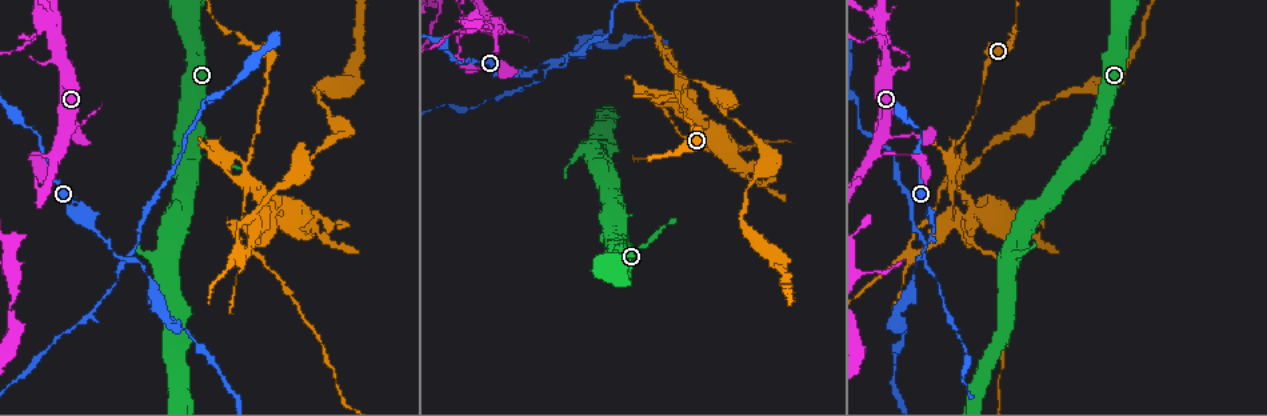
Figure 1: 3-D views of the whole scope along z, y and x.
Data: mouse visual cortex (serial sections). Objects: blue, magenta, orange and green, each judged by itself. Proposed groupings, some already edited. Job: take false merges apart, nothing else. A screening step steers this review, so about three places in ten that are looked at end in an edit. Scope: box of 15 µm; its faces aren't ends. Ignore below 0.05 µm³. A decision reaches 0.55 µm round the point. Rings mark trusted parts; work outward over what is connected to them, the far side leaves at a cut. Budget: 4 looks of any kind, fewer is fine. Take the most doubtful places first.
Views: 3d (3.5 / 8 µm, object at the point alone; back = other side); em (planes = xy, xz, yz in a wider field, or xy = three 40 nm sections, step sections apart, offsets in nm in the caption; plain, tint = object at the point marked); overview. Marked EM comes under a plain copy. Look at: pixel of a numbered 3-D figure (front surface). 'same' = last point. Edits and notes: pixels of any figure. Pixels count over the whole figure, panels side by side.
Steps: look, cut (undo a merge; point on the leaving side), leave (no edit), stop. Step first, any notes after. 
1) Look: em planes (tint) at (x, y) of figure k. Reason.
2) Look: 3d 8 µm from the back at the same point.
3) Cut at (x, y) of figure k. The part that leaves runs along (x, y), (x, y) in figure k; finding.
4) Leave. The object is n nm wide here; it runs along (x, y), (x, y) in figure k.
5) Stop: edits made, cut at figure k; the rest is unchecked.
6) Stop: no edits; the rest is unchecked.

Look: 3d 3.5 µm at (918, 259) of figure 1. Four arms meet.

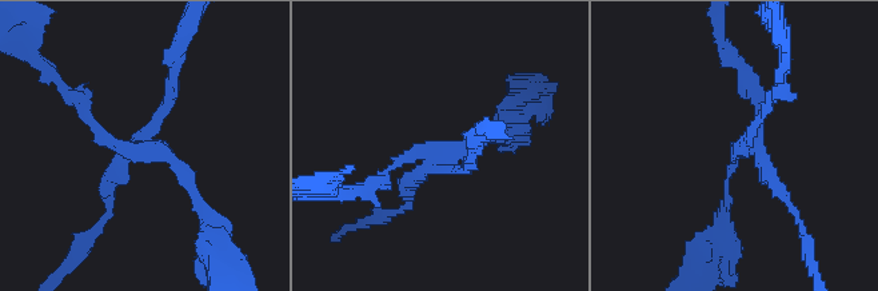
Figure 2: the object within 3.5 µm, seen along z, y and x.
Look: em xy step 1 (tint) at (133, 146) of figure 2. 4 arms meet here; the arms are 100, 150, 150, 200 nm wide; shape alone is not enough.

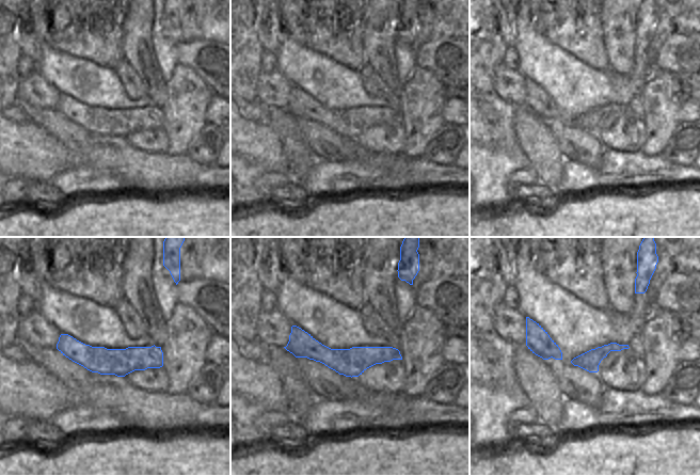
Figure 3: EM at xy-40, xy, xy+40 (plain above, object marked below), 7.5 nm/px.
Cut at (746, 92) of figure 2. The part that leaves runs along (146, 136), (167, 107), (183, 38) in figure 2; two cells meet here.

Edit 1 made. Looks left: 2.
Look: 3d 3.5 µm at (620, 47) of figure 1.

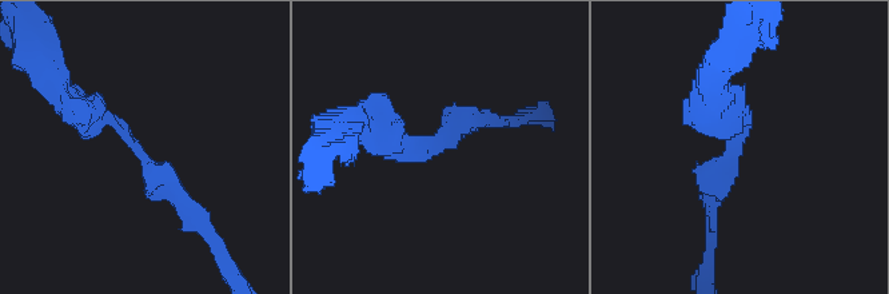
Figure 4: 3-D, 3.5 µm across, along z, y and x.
Look: em xy step 3 (tint) at (732, 147) of figure 4. The arms are 200, 250 nm wide; need the tissue.

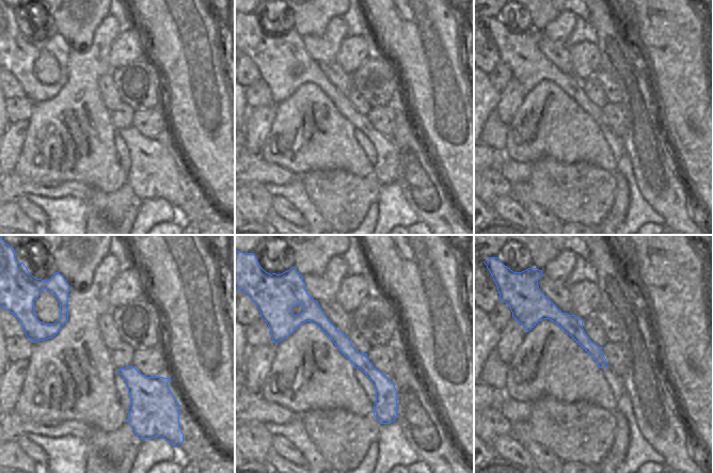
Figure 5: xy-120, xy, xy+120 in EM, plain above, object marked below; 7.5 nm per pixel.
Leave. It runs along (288, 330), (317, 317), (394, 412) in figure 5; continuous, no second cell.

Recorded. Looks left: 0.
Stop: edits made, cut at figure 2; the rest is unchecked.

